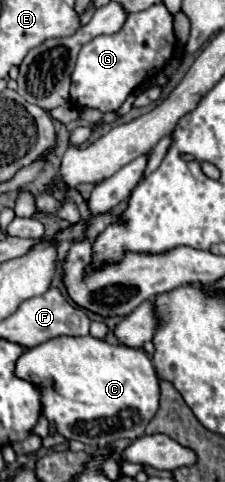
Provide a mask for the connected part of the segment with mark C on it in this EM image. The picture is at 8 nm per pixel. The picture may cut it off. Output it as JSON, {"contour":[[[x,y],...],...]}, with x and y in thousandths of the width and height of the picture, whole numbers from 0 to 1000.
{"contour":[[[267,697],[267,705],[213,705],[133,722],[89,739],[71,755],[71,776],[107,788],[133,788],[187,809],[187,859],[249,880],[258,896],[293,913],[356,913],[409,929],[462,929],[516,913],[596,913],[622,909],[702,851],[711,797],[684,772],[684,759],[640,726],[498,718],[462,705],[409,697]]]}

